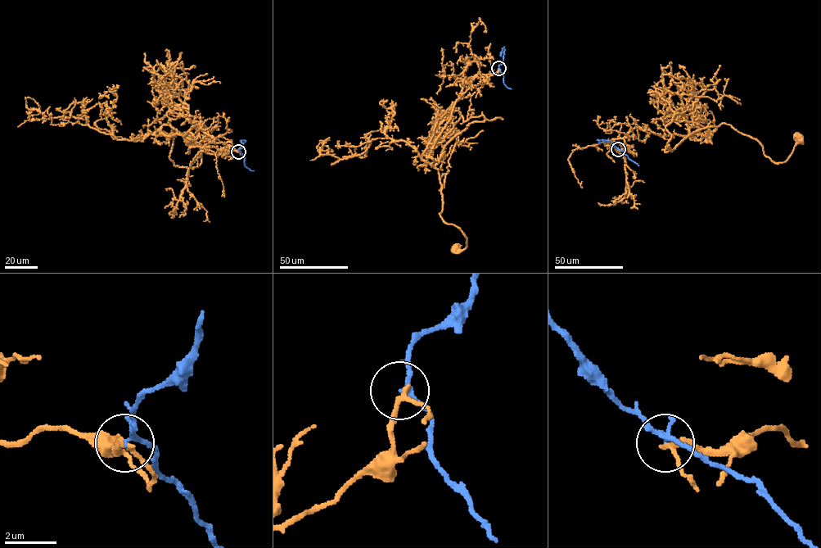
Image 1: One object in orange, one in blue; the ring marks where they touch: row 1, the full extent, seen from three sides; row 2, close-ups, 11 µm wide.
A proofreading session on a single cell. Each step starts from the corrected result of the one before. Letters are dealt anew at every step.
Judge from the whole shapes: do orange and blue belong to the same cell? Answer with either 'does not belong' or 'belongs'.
does not belong

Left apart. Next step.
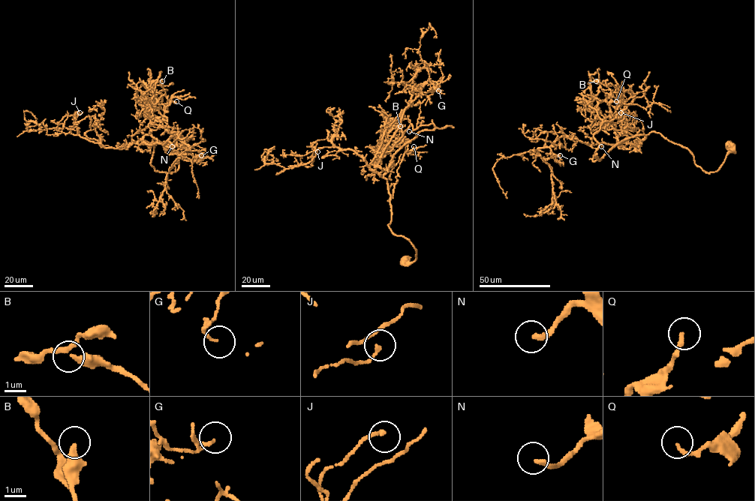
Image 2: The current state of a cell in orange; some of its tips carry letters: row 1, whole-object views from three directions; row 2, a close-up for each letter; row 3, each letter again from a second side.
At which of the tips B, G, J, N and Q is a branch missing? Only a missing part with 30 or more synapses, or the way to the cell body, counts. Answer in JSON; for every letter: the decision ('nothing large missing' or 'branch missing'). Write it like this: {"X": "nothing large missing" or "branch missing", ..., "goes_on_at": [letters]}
{"B": "nothing large missing", "G": "nothing large missing", "J": "nothing large missing", "N": "branch missing", "Q": "nothing large missing", "goes_on_at": ["N"]}

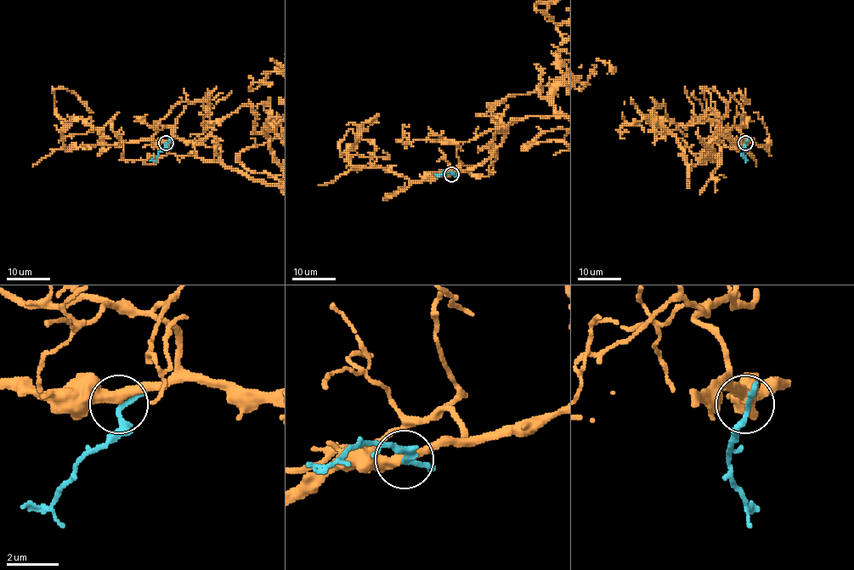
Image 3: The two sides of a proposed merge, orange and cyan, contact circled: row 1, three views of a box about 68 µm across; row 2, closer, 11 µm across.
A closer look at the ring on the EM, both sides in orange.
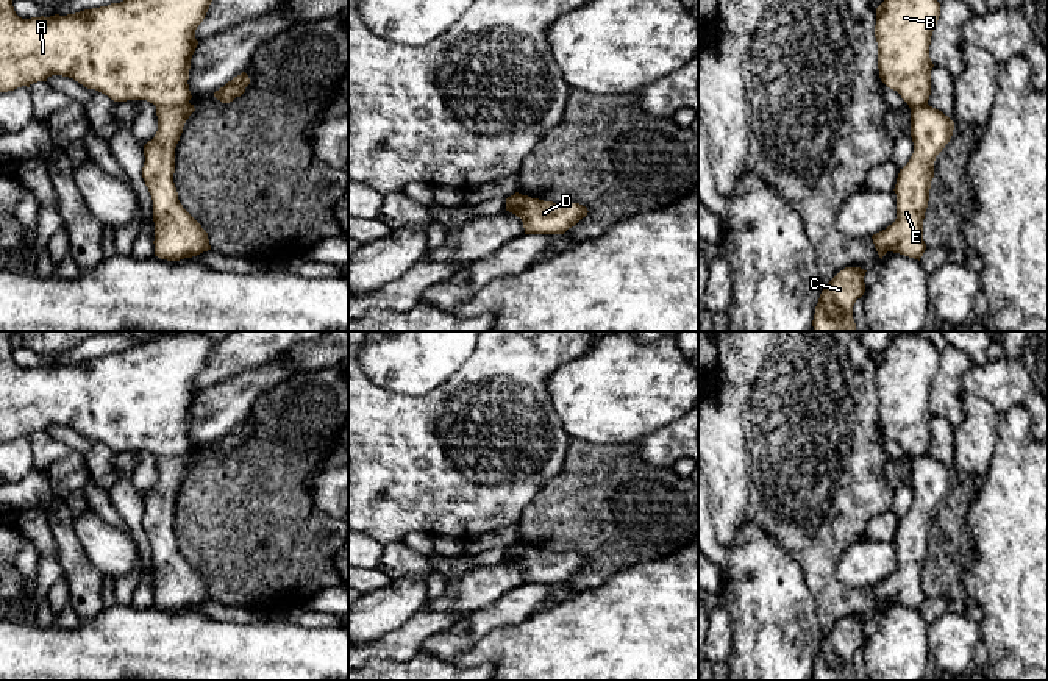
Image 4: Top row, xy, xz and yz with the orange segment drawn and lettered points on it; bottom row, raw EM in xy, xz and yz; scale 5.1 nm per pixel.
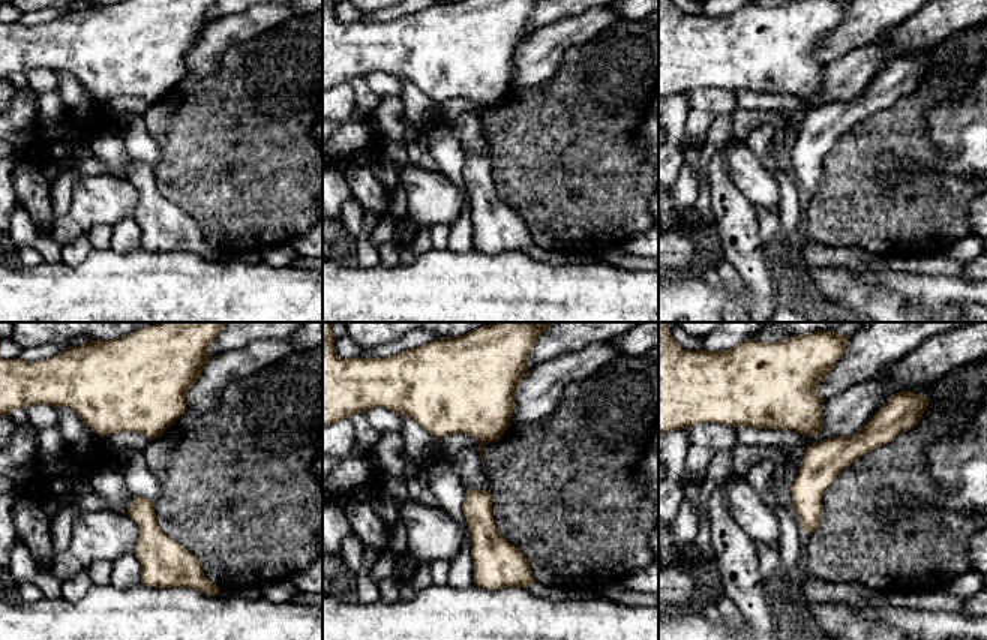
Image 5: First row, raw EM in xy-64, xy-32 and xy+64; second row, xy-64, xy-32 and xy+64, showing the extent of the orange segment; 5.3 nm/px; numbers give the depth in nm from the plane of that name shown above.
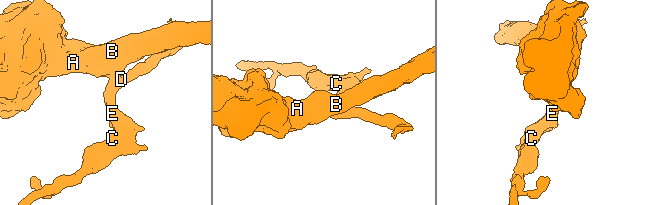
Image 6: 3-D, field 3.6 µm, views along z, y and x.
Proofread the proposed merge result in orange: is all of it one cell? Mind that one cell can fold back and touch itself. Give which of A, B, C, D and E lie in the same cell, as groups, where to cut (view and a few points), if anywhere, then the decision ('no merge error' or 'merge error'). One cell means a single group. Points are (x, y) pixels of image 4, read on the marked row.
A B / C D E; cut in xy along (188, 100), (156, 108); merge error

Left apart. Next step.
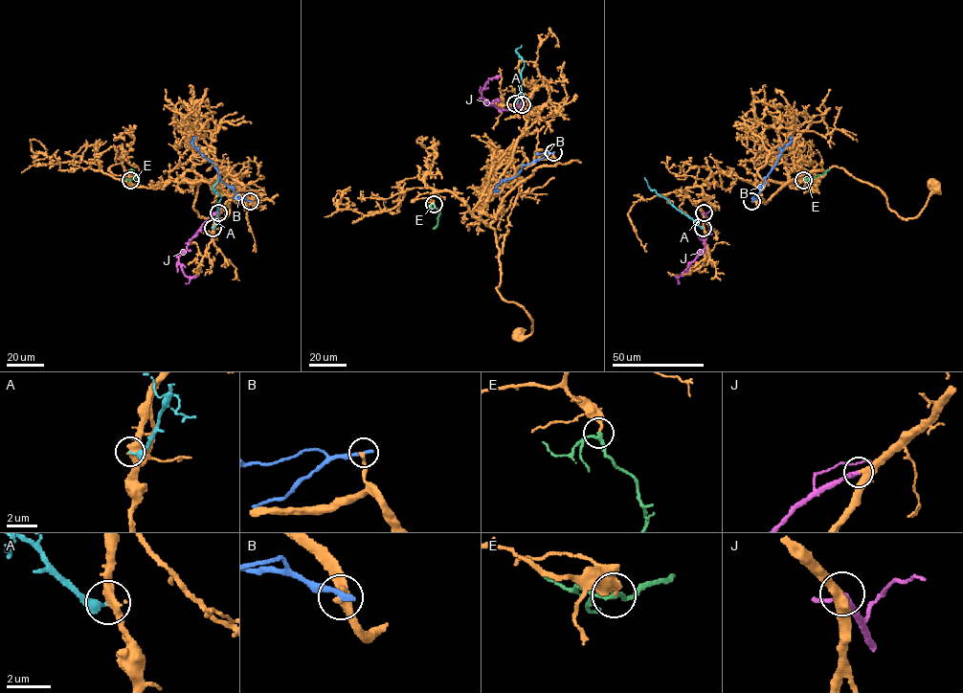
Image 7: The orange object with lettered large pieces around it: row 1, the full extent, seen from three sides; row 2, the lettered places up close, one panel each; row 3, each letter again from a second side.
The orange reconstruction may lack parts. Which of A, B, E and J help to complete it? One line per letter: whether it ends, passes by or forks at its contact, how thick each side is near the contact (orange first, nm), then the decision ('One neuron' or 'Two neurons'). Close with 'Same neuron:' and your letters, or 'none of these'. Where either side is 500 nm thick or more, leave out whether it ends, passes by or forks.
A: It ends there. Thickness 360 nm (orange) against 220 nm. Two neurons
B: It ends there. Thickness 240 nm (orange) against 280 nm. Two neurons
E: It passes by. Thickness 190 nm (orange) against 200 nm. One neuron
J: It passes by. Thickness 300 nm (orange) against 240 nm. One neuron
Same neuron: E, J

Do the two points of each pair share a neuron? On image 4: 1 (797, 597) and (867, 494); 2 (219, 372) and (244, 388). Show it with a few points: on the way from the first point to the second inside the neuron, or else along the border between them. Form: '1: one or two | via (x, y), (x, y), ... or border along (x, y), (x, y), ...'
1: two | border along (789, 552), (802, 569), (819, 619)
2: two | border along (263, 364), (244, 369), (199, 392)

